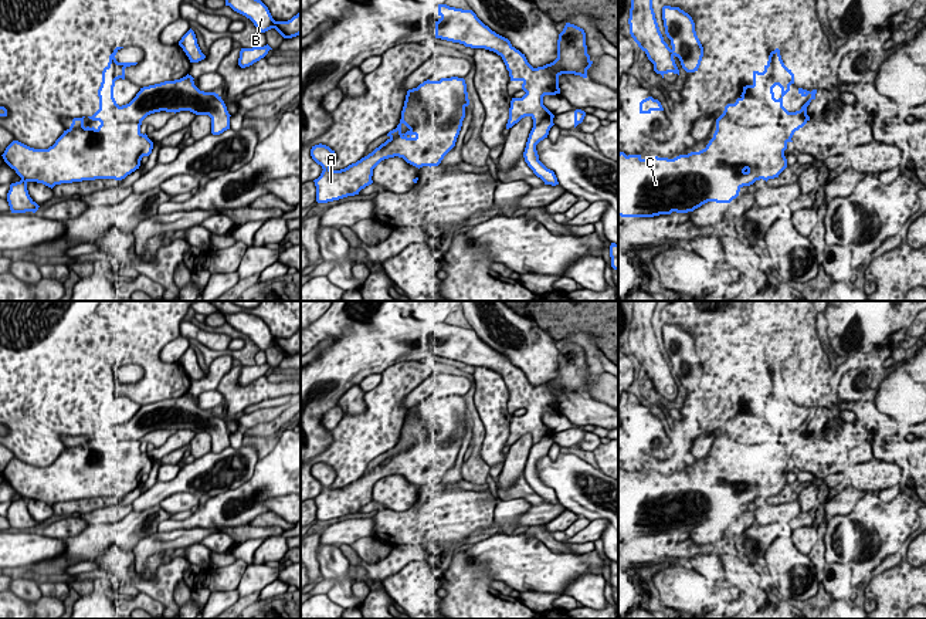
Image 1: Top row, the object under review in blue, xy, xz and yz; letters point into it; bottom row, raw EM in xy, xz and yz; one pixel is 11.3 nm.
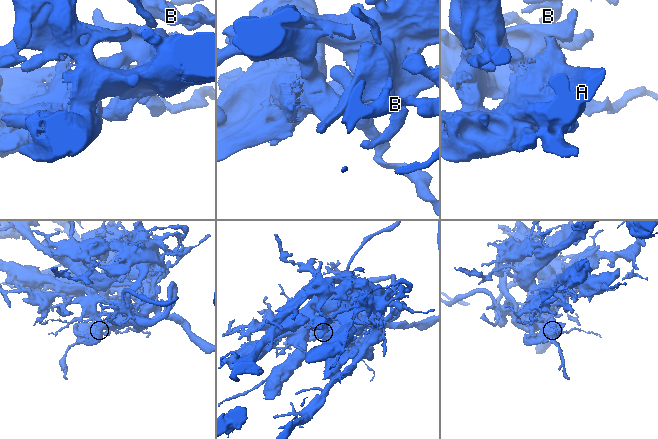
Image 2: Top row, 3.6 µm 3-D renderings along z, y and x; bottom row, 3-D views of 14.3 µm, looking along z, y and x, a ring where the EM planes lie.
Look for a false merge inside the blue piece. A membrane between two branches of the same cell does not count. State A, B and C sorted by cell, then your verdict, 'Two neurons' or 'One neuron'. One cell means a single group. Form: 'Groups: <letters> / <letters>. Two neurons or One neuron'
Groups: A C / B. Two neurons

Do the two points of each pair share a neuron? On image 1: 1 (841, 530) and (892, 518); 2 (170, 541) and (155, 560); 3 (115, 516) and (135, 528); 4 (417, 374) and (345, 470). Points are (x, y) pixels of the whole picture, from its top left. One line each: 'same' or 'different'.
1: same
2: different
3: different
4: same

